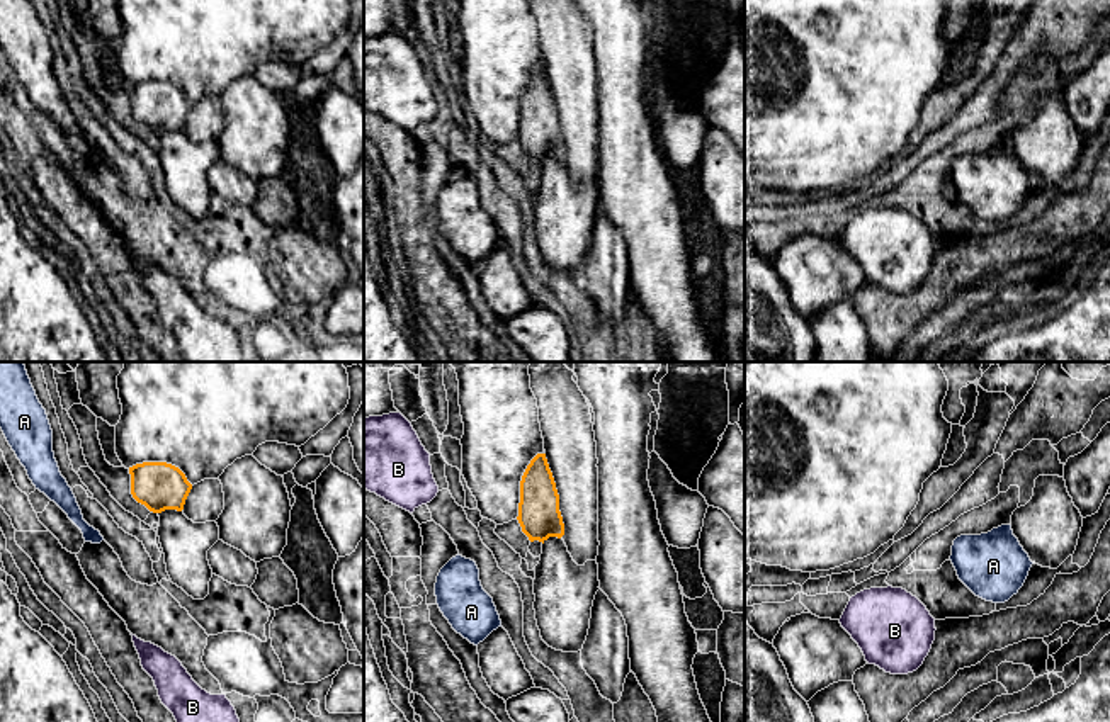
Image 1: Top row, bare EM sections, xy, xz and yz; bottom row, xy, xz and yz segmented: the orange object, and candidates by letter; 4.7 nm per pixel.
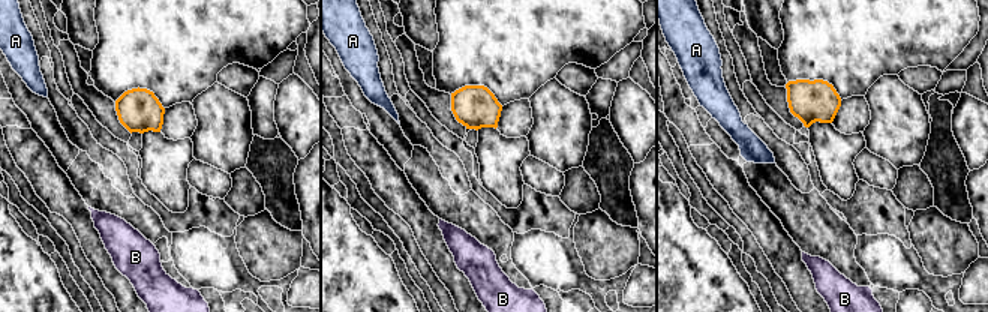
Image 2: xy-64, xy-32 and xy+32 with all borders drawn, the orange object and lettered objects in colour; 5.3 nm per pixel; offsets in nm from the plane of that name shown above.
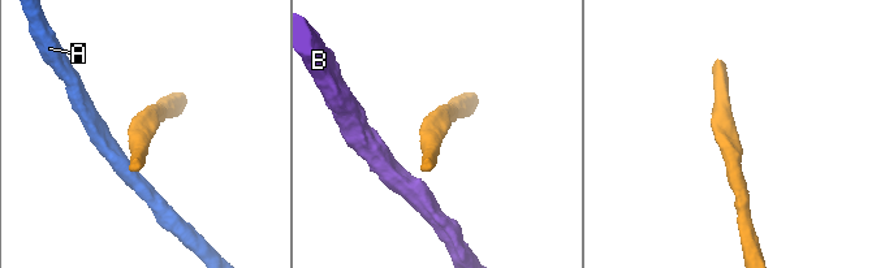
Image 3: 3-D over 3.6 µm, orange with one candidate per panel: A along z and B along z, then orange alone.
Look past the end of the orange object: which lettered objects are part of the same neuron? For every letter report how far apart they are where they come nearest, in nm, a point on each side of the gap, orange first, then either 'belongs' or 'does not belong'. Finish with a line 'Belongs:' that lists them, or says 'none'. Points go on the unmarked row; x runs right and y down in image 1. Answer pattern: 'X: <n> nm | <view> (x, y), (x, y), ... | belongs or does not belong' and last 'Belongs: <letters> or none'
A: 240 nm | xy (133, 116), (97, 150) | does not belong
B: 380 nm | xz (519, 123), (437, 111) | does not belong
Belongs: none

